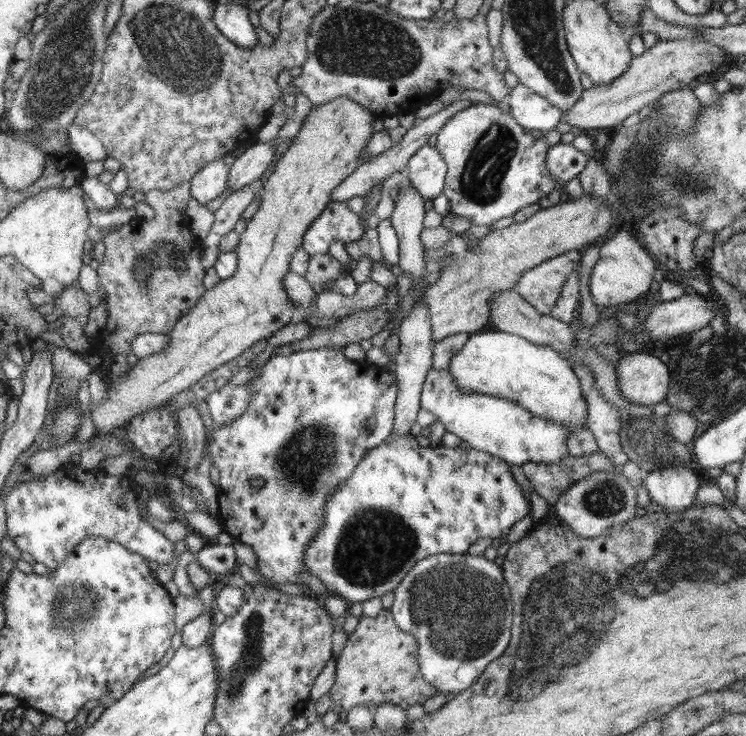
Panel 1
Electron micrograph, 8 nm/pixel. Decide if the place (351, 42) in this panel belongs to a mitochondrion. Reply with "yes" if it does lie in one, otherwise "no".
yes

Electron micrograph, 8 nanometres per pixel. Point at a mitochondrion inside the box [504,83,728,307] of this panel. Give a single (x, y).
(660, 171)

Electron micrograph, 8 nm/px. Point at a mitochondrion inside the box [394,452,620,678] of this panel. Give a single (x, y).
(460, 611)

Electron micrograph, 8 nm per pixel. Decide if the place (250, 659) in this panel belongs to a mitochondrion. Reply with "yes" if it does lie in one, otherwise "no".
yes

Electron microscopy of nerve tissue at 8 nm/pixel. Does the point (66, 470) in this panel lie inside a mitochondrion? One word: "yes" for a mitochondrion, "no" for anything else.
no

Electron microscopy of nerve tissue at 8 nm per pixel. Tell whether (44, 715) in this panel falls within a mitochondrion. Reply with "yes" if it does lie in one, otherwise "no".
no

